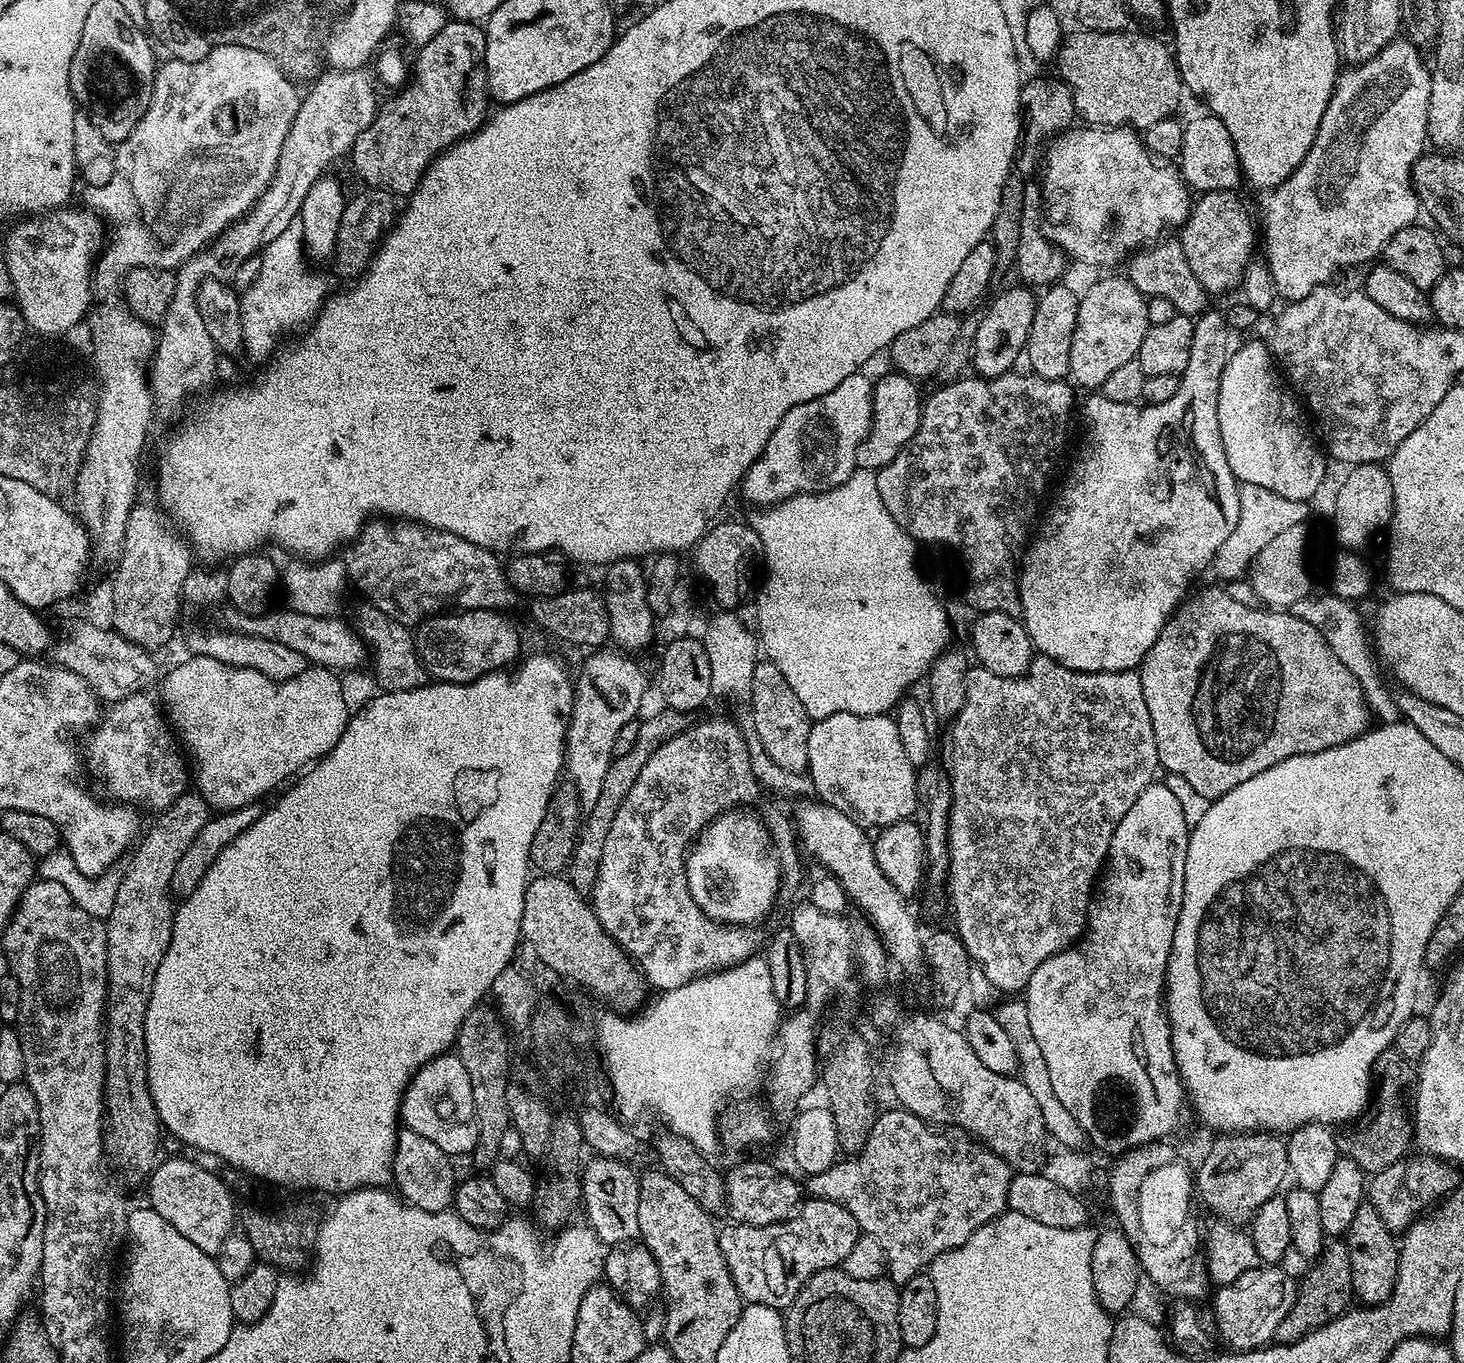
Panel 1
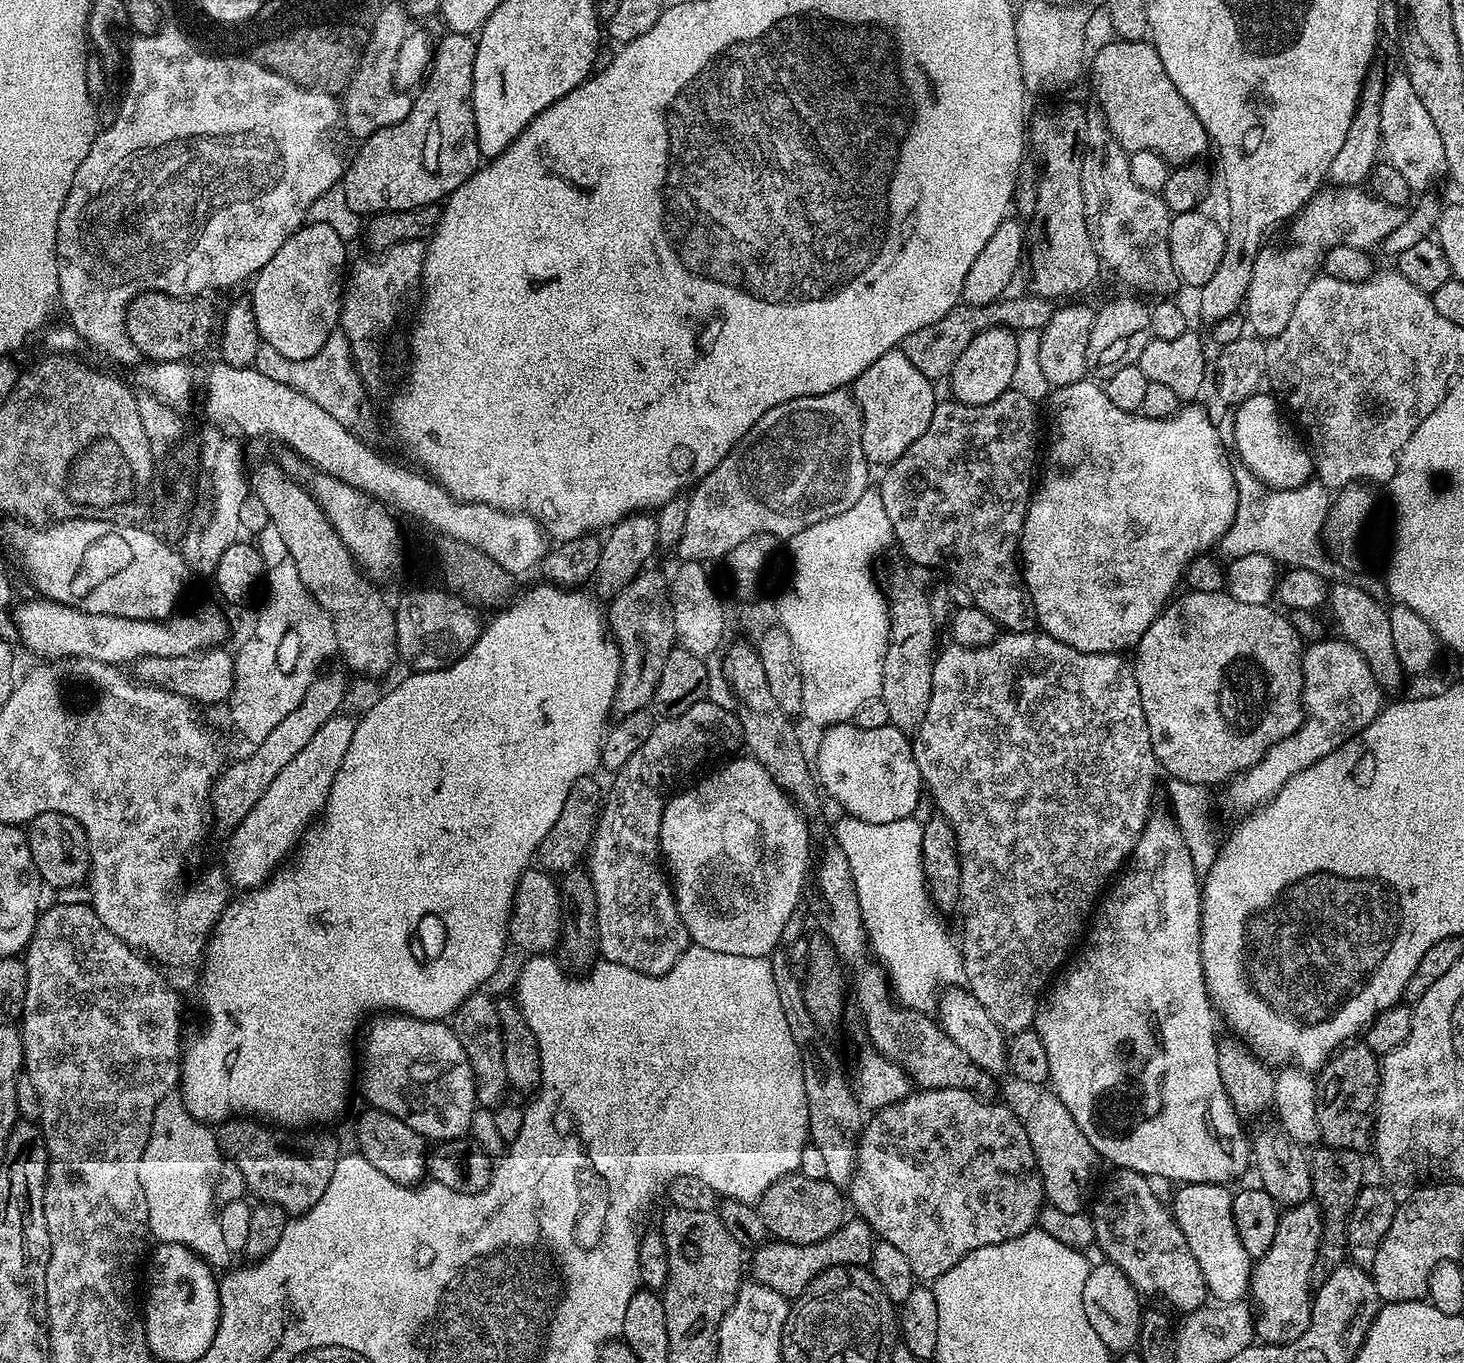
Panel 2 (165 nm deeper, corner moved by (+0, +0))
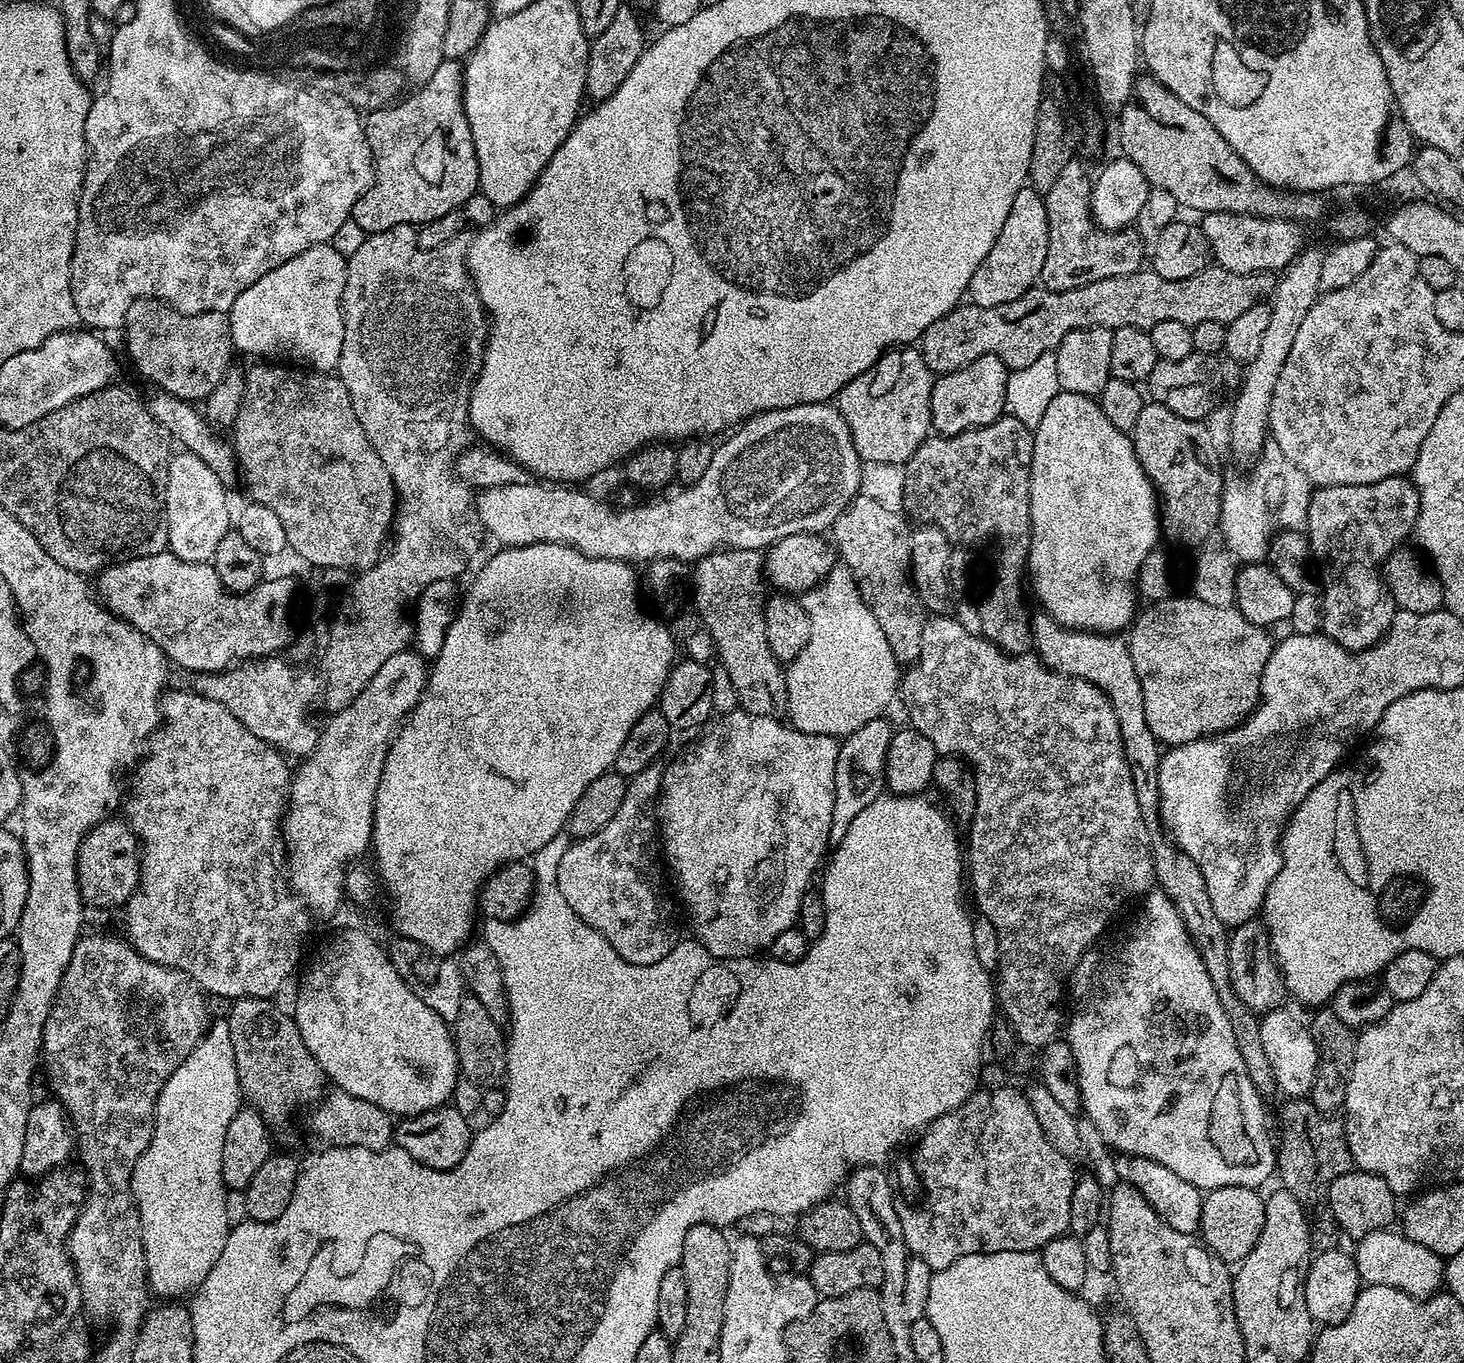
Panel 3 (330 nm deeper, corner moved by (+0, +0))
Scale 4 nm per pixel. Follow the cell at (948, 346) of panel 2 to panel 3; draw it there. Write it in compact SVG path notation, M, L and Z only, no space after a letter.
M1209 266L1203 268L1198 274L1194 274L1190 278L1178 278L1171 280L1170 278L1162 278L1156 272L1151 270L1141 270L1134 274L1126 274L1118 278L1102 278L1102 282L1090 282L1090 286L1082 286L1074 290L1062 290L1061 292L1052 292L1043 286L1033 286L1026 294L1022 294L1018 298L1014 298L1014 302L1002 302L1002 306L990 306L983 308L971 302L964 302L957 306L953 312L946 314L942 318L938 318L938 322L934 322L930 326L926 326L926 330L921 333L918 341L918 347L922 358L926 362L926 366L933 374L943 374L953 372L962 366L966 366L970 362L974 362L978 358L982 358L986 354L994 354L998 358L1002 358L1004 365L1010 369L1025 368L1030 366L1030 362L1035 362L1037 358L1042 358L1042 354L1047 352L1055 352L1057 346L1062 342L1062 338L1066 338L1066 334L1070 334L1079 328L1143 328L1145 330L1158 326L1158 322L1182 322L1183 324L1196 325L1210 319L1211 322L1222 323L1225 326L1230 322L1234 322L1234 318L1239 318L1241 314L1246 314L1246 310L1250 310L1254 305L1261 303L1265 298L1271 297L1273 294L1274 280L1267 272L1251 272L1250 274L1234 274L1230 270L1219 266Z

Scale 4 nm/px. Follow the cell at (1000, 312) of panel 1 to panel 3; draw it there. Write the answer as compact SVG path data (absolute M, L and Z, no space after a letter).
M986 354L953 372L937 375L932 381L930 418L932 432L937 436L962 434L971 428L981 428L1005 415L1004 399L1008 369L994 354Z

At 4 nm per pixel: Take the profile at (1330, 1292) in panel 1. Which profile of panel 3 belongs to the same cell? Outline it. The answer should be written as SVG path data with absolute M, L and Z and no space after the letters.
M1288 1098L1283 1101L1285 1104L1280 1108L1280 1140L1278 1136L1278 1180L1282 1187L1294 1194L1298 1202L1309 1213L1311 1219L1308 1221L1310 1230L1310 1242L1313 1249L1321 1250L1335 1248L1339 1242L1341 1234L1340 1225L1332 1216L1331 1210L1328 1209L1328 1191L1334 1182L1342 1174L1353 1171L1354 1165L1352 1155L1348 1149L1348 1143L1344 1137L1341 1125L1336 1124L1331 1115L1320 1112L1313 1106L1311 1099L1308 1098Z

